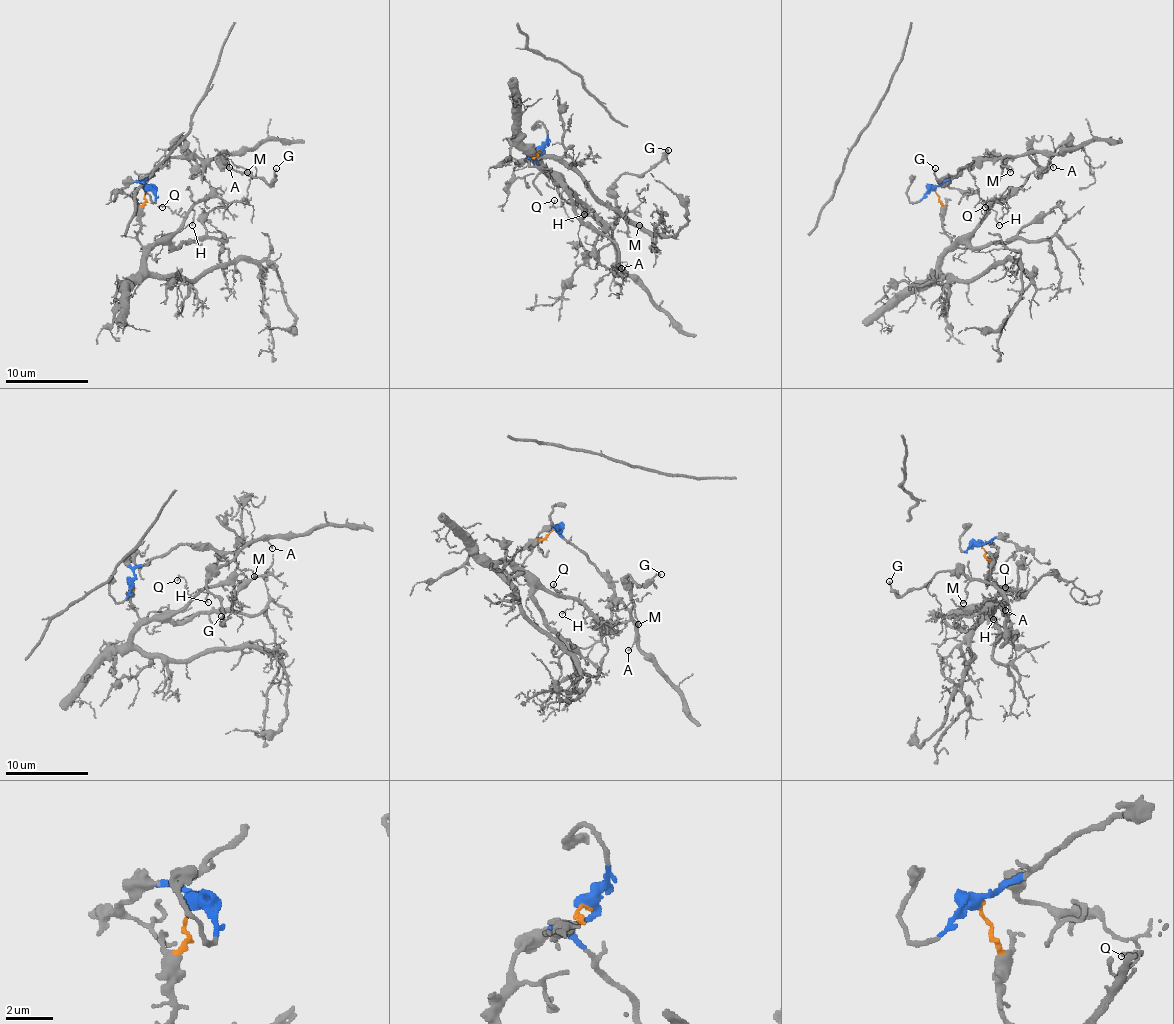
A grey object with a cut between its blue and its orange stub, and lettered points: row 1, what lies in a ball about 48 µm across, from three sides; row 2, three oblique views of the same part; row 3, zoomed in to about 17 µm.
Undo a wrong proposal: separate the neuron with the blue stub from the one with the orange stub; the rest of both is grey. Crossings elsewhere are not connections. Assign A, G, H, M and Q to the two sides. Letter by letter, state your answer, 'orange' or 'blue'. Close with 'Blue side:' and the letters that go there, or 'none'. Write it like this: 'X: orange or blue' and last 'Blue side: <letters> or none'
A: blue
G: blue
H: orange
M: blue
Q: orange
Blue side: A, G, M

